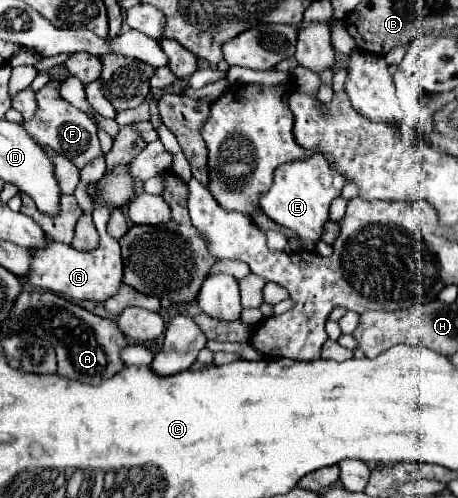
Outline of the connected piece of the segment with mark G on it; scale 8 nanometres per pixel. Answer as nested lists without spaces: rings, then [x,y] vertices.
[[[100,204],[100,208],[94,208],[92,211],[93,222],[100,232],[100,248],[92,252],[78,252],[72,246],[50,242],[44,250],[32,252],[32,272],[28,274],[28,282],[34,288],[50,290],[54,294],[62,294],[64,298],[72,298],[72,300],[106,302],[108,298],[112,298],[120,290],[122,274],[124,274],[120,244],[116,238],[112,238],[106,232],[106,222],[112,210],[114,208],[104,208],[104,204]]]

